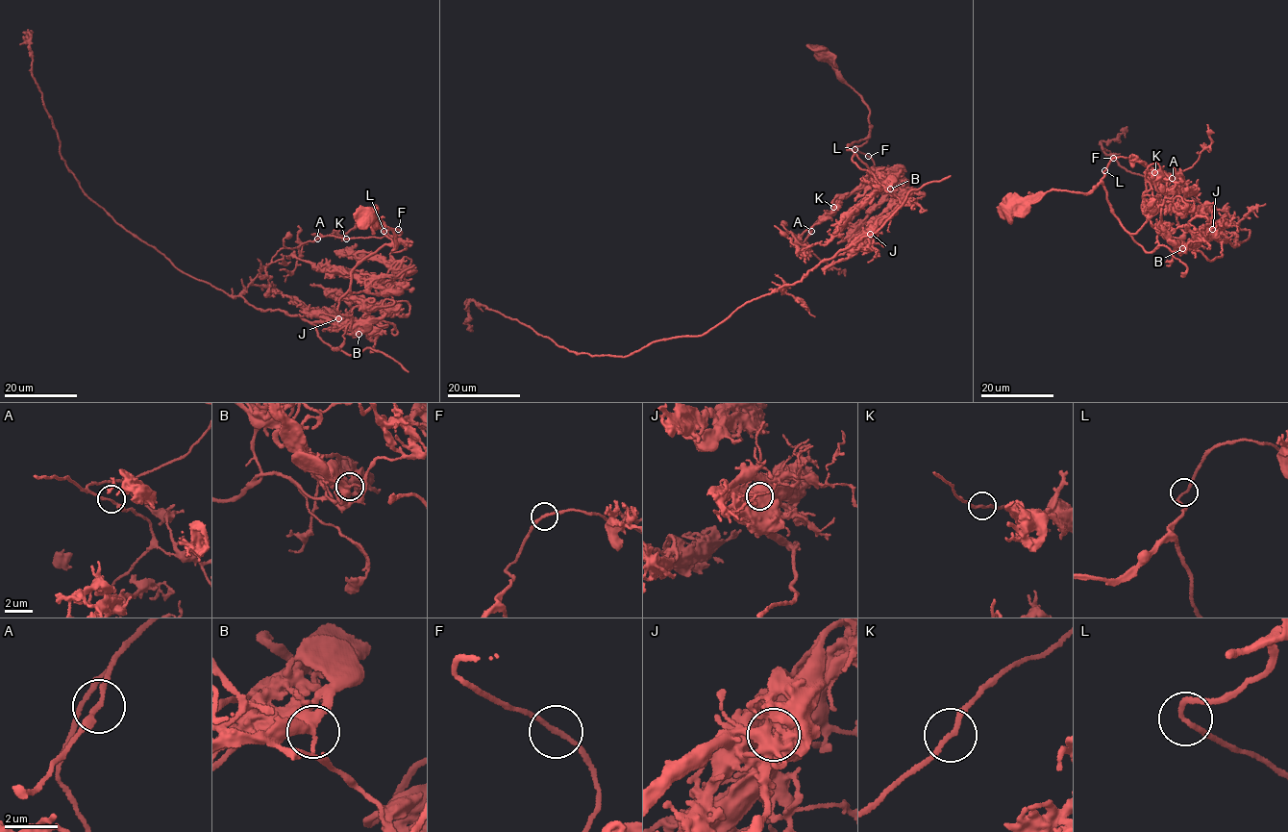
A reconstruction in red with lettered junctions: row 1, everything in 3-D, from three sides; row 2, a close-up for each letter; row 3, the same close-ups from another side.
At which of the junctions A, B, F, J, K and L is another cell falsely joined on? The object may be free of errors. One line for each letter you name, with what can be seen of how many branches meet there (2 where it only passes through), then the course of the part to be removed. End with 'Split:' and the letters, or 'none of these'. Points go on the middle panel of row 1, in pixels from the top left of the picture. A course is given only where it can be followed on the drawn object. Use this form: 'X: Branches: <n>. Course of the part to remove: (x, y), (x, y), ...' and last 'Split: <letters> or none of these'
J: Branches: 1. Course of the part to remove: (870, 234), (800, 281), (746, 302), (713, 328), (656, 340), (629, 355), (573, 352), (466, 301), (472, 331)
Split: J

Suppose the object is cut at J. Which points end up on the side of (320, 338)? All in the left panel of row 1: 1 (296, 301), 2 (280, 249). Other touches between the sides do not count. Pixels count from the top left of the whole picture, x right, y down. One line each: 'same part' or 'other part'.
1: other part
2: other part

